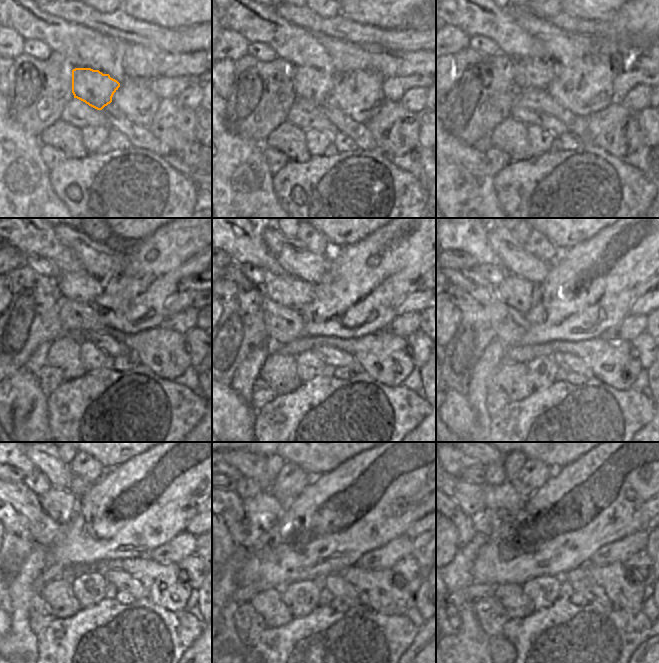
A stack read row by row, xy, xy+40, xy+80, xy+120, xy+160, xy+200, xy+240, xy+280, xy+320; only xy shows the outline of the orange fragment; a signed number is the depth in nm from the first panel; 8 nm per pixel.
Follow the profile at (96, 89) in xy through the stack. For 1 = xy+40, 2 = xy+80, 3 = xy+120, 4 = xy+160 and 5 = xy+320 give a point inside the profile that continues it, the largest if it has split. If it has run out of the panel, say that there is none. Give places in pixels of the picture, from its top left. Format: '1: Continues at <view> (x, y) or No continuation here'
1: Continues at xy+40 (314, 85)
2: Continues at xy+80 (528, 72)
3: Continues at xy+120 (80, 286)
4: Continues at xy+160 (284, 289)
5: Continues at xy+320 (504, 500).

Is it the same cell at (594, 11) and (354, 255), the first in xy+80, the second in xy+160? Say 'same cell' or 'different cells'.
different cells

